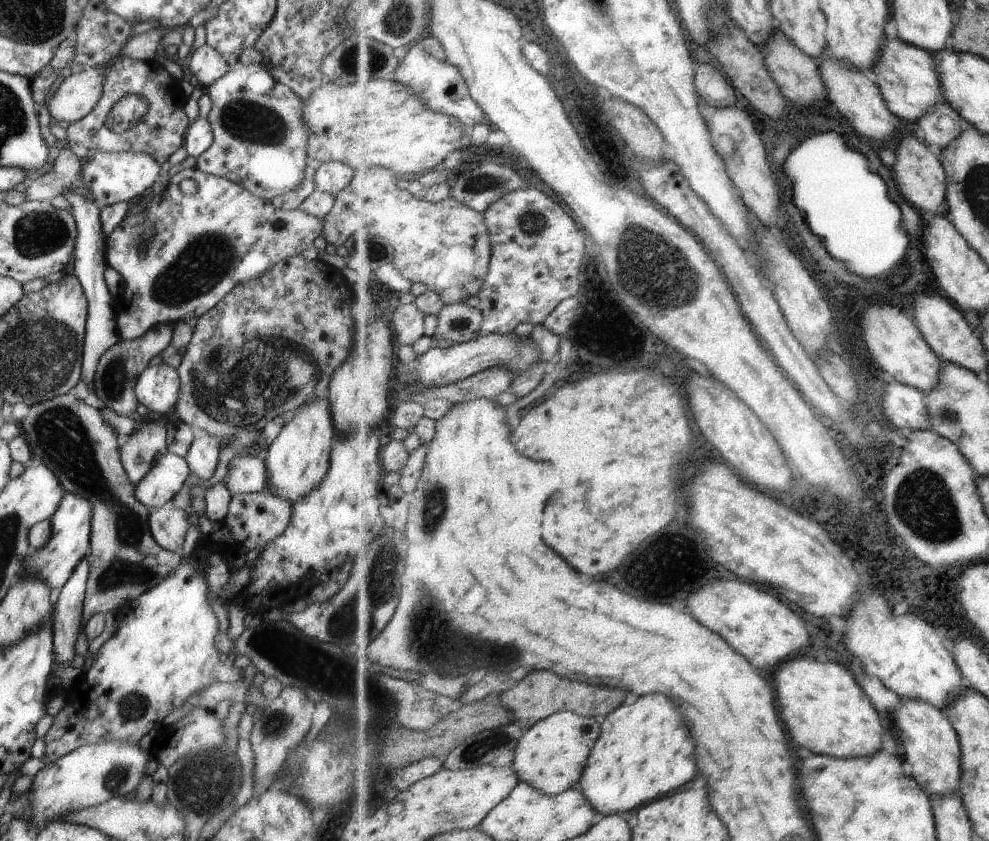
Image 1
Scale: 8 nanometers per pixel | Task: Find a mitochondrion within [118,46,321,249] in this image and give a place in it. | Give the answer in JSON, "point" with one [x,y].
{"point":[247,121]}

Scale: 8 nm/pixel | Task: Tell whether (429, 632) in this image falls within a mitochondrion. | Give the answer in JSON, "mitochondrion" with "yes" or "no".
{"mitochondrion":"yes"}

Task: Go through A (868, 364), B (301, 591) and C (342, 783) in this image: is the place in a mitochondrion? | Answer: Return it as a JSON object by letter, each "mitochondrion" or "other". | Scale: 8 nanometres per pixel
{"A":"other","B":"other","C":"other"}

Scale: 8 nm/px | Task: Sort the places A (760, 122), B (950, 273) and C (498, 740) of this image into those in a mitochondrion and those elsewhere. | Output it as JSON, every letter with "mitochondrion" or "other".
{"A":"other","B":"other","C":"mitochondrion"}

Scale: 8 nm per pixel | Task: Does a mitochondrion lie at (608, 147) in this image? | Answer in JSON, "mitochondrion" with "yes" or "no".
{"mitochondrion":"no"}

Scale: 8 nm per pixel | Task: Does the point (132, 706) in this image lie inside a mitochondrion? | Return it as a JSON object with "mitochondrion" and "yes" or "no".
{"mitochondrion":"yes"}

